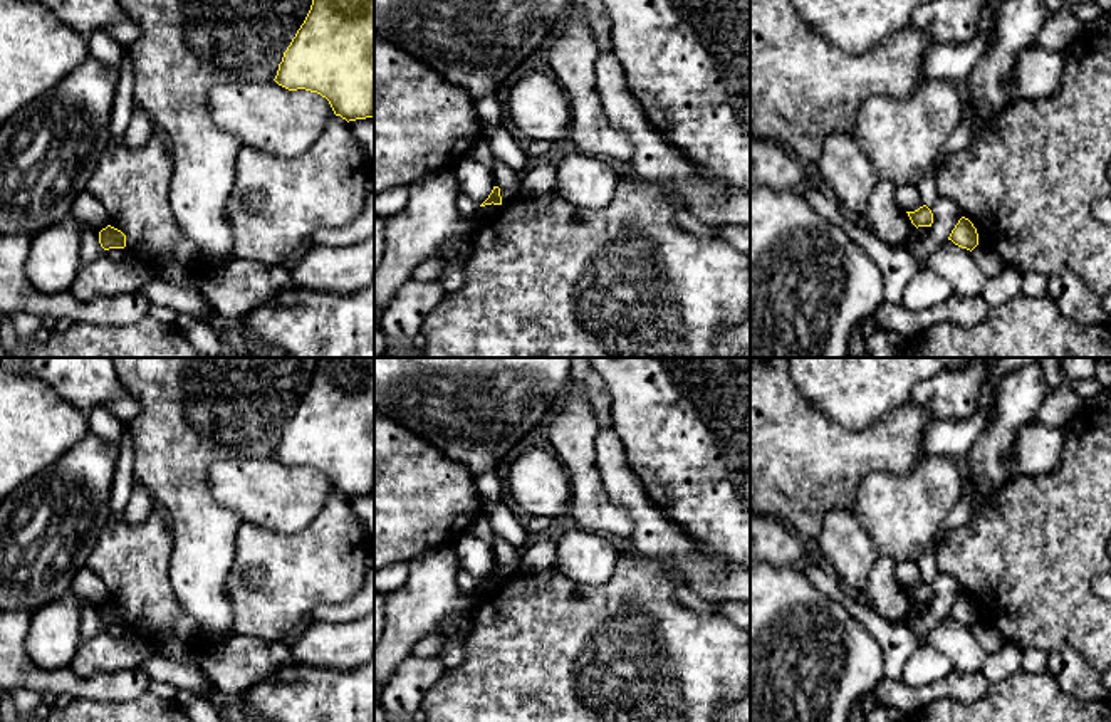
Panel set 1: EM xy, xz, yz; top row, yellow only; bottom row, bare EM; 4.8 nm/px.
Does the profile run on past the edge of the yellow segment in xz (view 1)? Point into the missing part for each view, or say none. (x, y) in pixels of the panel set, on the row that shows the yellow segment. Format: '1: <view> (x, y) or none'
1: none

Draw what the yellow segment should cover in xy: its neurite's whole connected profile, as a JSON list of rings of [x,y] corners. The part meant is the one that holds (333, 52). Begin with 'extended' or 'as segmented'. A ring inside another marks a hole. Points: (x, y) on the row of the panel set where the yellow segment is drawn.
as segmented; [[[312,0],[274,81],[321,94],[347,123],[373,118],[374,0]]]

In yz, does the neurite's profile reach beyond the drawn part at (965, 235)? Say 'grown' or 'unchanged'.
unchanged

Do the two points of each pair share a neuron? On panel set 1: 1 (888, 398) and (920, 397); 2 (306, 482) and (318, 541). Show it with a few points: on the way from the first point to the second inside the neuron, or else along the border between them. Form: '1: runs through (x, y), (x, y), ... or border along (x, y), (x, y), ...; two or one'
1: border along (935, 375), (922, 380), (908, 402); two
2: border along (334, 491), (323, 509), (302, 529), (277, 533); two

